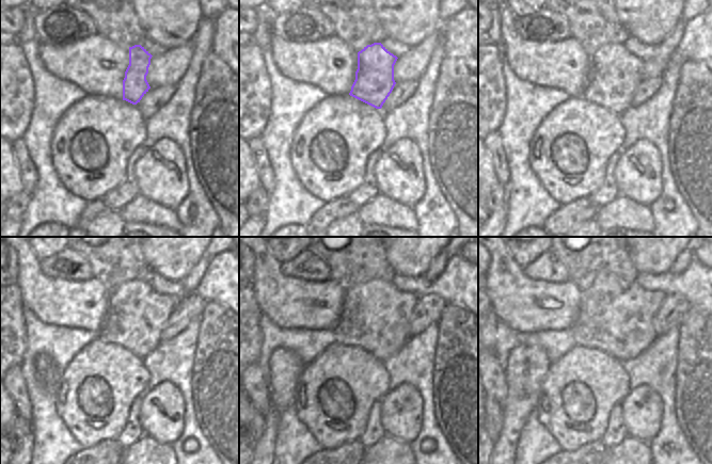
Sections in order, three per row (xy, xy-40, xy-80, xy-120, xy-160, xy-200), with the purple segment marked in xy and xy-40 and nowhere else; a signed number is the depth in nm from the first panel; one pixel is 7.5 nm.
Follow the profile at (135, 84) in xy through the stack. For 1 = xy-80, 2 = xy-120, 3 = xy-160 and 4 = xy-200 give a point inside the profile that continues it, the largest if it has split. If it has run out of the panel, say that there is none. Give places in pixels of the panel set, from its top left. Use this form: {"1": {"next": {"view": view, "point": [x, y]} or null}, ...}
{"1": {"next": {"view": "xy-80", "point": [615, 73]}}, "2": {"next": {"view": "xy-120", "point": [137, 314]}}, "3": {"next": {"view": "xy-160", "point": [375, 317]}}, "4": {"next": {"view": "xy-200", "point": [616, 316]}}}

